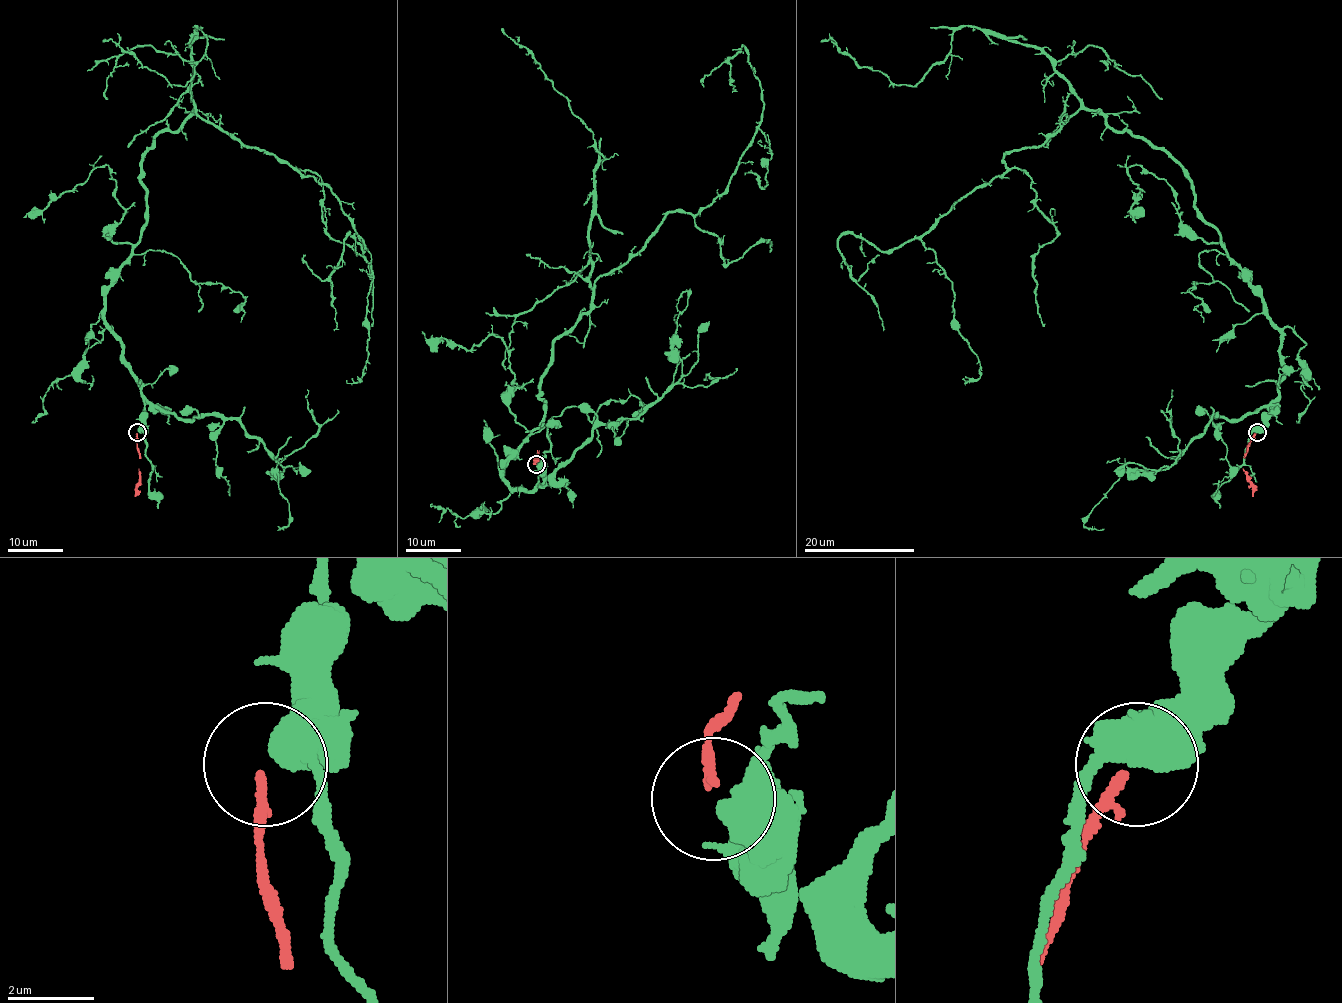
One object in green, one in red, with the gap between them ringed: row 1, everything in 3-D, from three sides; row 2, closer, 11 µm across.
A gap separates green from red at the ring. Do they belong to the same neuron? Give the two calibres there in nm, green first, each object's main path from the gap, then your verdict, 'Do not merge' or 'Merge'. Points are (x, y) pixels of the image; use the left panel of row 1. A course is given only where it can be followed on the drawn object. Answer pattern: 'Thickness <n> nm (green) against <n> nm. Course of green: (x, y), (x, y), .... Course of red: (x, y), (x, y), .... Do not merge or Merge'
Thickness 650 nm (green) against 240 nm. Course of green: (138, 431), (105, 296), (146, 221), (141, 158), (195, 109), (337, 196), (364, 243), (331, 276), (334, 331). Course of red: (137, 433), (140, 482), (134, 496). Do not merge

